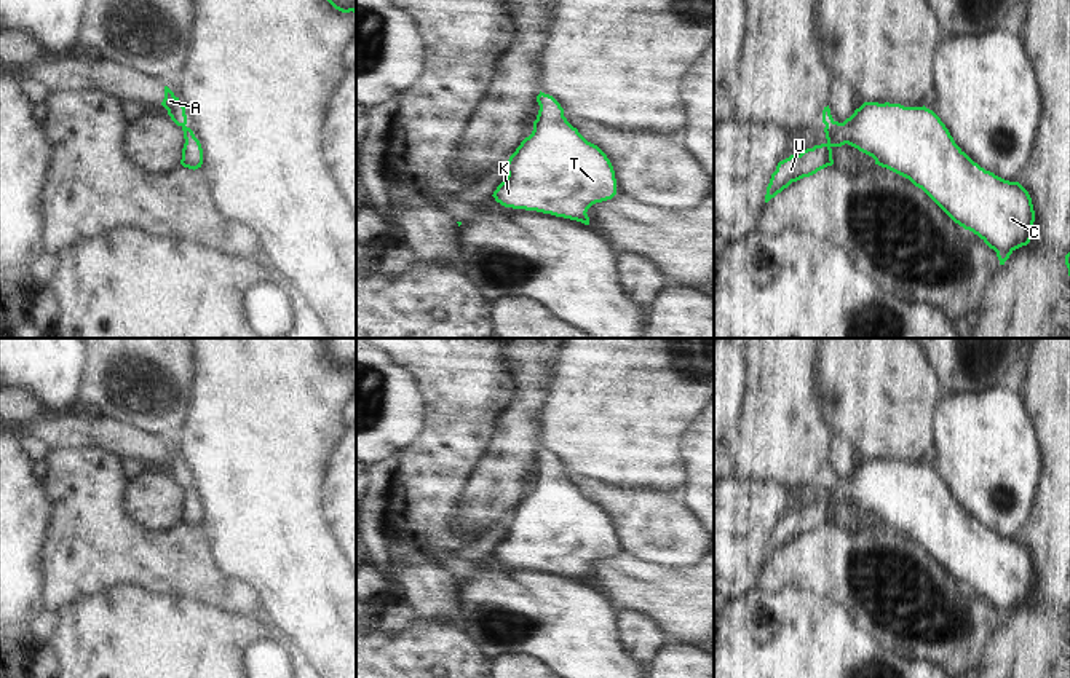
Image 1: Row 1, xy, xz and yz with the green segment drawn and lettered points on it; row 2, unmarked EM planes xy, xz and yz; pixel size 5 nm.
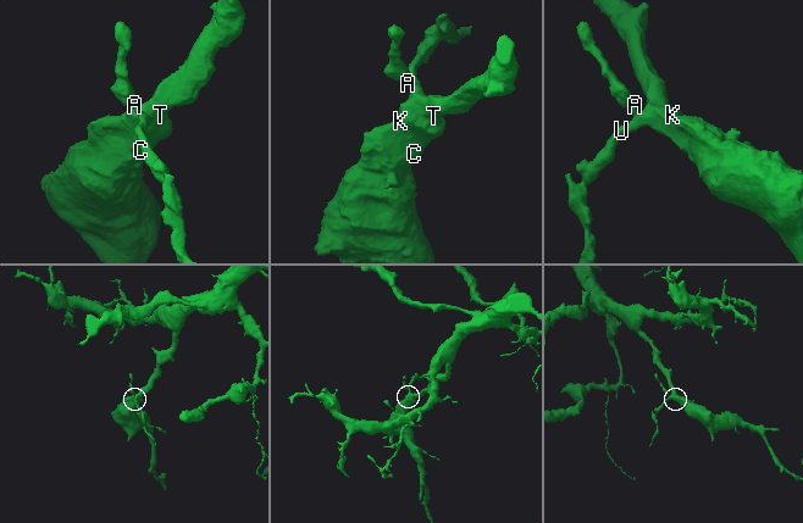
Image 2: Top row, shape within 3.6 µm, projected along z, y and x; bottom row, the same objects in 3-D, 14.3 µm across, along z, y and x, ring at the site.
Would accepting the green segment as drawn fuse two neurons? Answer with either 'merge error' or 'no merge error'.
no merge error

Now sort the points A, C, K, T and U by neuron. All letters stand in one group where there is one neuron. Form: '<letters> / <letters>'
A C K T U

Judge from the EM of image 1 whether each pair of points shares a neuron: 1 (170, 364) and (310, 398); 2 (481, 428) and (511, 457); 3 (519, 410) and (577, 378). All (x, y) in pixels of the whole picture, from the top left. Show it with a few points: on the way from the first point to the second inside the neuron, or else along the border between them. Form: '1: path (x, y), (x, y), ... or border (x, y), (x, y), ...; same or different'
1: border (192, 354), (192, 380), (186, 406); different
2: border (507, 404), (495, 421), (491, 442), (473, 471); different
3: border (551, 361), (545, 399), (537, 413), (537, 434); different

